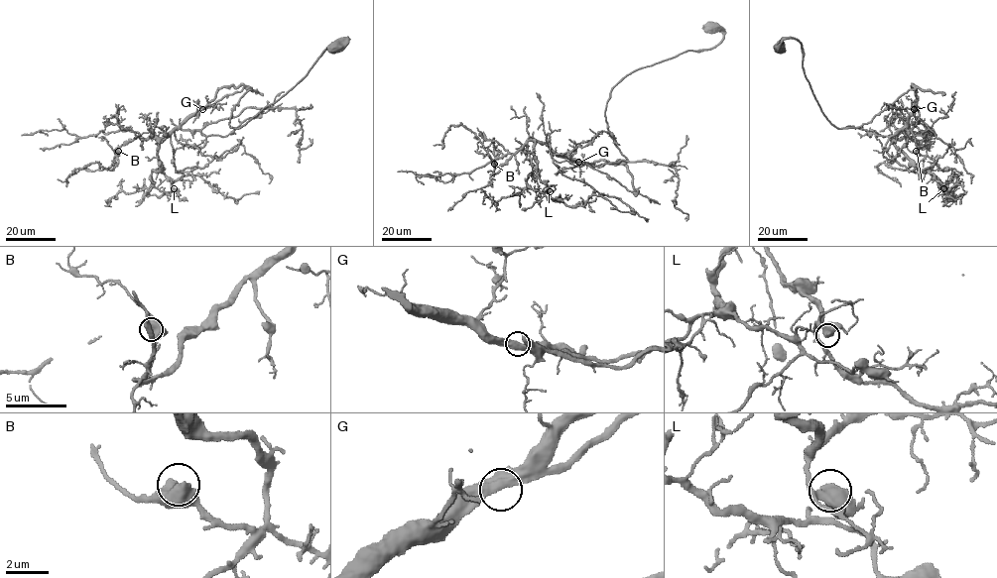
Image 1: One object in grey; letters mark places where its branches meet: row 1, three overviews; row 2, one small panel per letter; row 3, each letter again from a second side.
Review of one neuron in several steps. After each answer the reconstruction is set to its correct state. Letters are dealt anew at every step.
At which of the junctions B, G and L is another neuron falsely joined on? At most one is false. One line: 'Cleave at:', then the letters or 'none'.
Cleave at: none

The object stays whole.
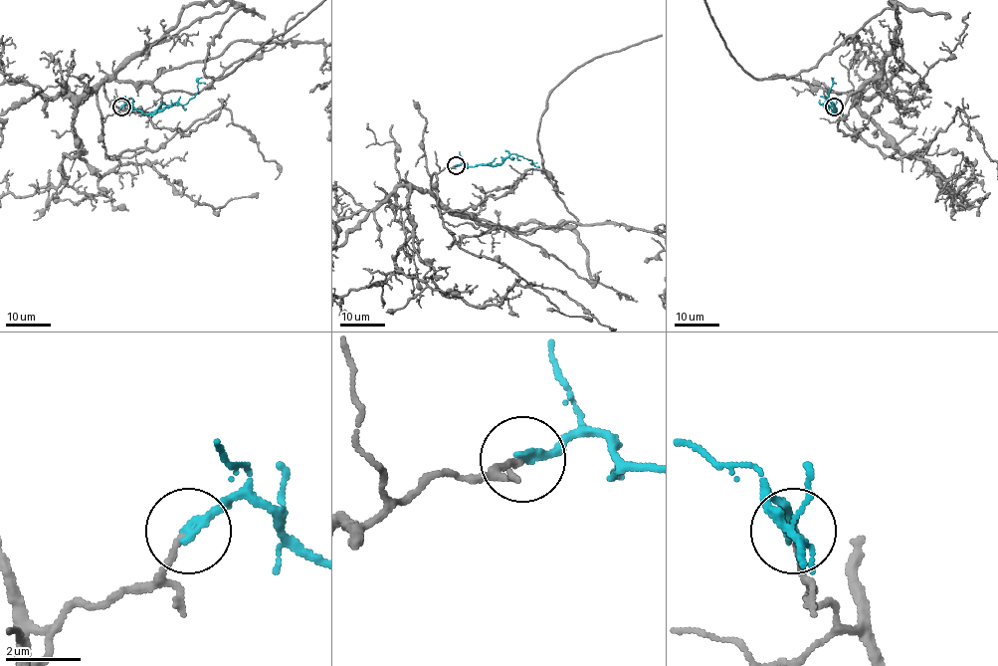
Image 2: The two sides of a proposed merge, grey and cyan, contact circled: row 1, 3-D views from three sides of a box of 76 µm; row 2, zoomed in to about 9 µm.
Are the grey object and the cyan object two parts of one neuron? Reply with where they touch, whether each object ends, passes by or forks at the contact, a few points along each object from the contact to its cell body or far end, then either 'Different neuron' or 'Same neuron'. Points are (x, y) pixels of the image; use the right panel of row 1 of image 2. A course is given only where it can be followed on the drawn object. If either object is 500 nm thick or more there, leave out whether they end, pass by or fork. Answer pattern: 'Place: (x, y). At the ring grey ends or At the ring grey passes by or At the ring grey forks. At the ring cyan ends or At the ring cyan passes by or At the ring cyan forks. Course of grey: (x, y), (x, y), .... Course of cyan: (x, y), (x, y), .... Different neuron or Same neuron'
Place: (834, 107). At the ring grey ends. At the ring cyan ends. Course of cyan: (834, 107), (832, 102), (835, 108), (833, 113), (832, 106), (824, 105), (833, 80), (831, 78). Same neuron

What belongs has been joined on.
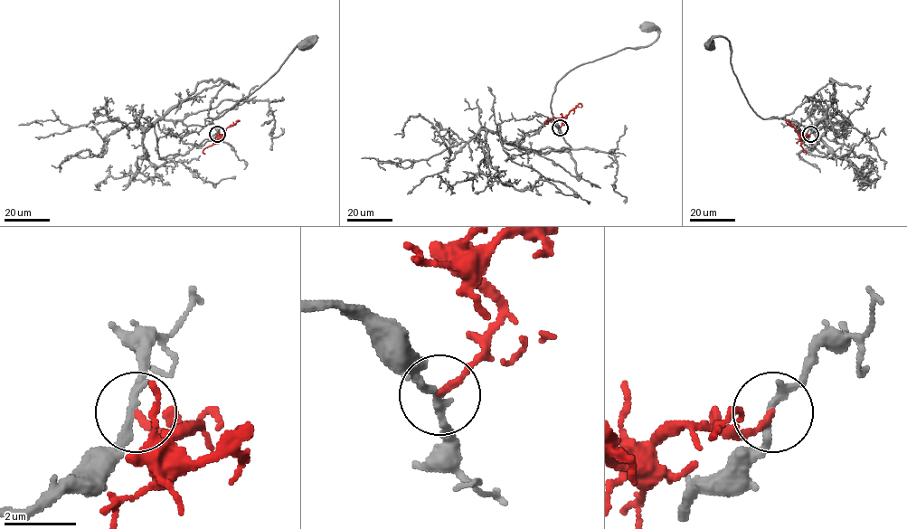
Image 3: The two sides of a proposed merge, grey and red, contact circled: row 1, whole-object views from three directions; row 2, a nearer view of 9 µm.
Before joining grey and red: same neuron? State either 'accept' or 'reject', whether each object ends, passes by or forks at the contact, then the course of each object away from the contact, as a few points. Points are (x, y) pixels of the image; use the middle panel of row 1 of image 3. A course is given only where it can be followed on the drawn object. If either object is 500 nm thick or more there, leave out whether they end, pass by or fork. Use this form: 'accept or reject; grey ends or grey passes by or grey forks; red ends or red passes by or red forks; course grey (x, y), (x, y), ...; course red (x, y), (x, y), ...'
reject; grey passes by; red ends; course grey (559, 127), (546, 121), (501, 144), (568, 151), (553, 122), (555, 84), (646, 47), (658, 34), (647, 27); course red (559, 127), (563, 117), (579, 103), (580, 107)

